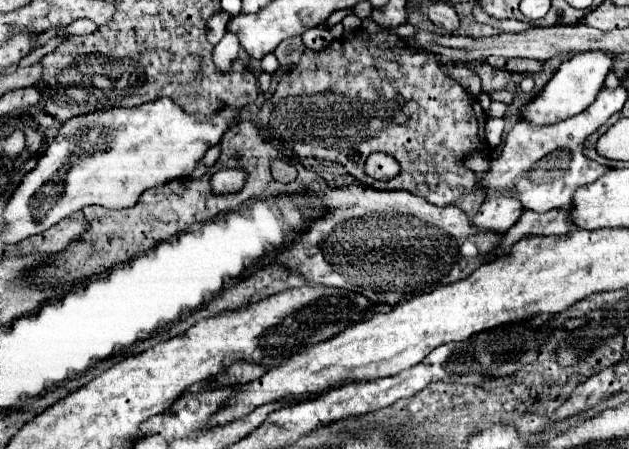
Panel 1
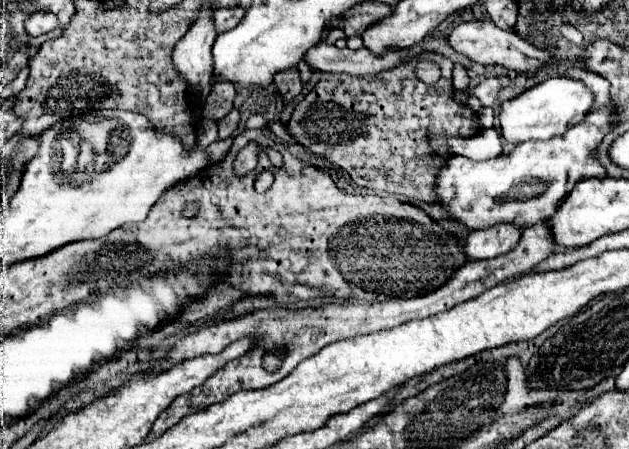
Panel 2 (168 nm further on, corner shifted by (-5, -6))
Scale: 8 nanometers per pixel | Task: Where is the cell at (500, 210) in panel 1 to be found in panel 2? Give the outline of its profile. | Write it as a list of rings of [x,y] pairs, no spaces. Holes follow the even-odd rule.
[[[496,224],[488,230],[474,230],[466,236],[466,260],[484,260],[510,252],[518,244],[522,228],[514,224]]]

